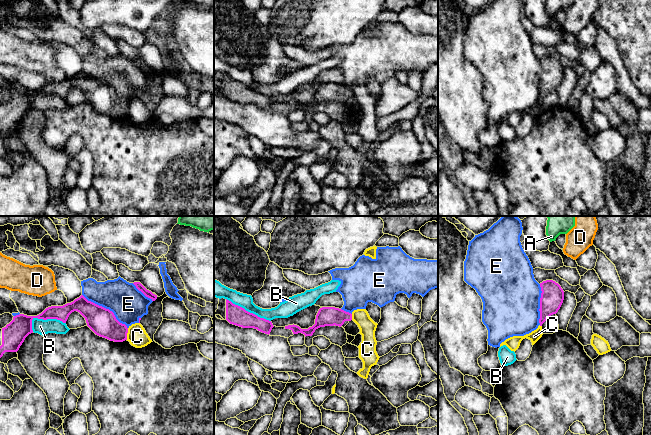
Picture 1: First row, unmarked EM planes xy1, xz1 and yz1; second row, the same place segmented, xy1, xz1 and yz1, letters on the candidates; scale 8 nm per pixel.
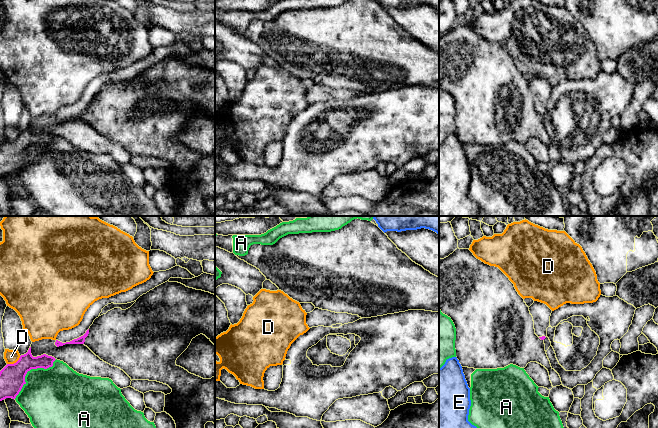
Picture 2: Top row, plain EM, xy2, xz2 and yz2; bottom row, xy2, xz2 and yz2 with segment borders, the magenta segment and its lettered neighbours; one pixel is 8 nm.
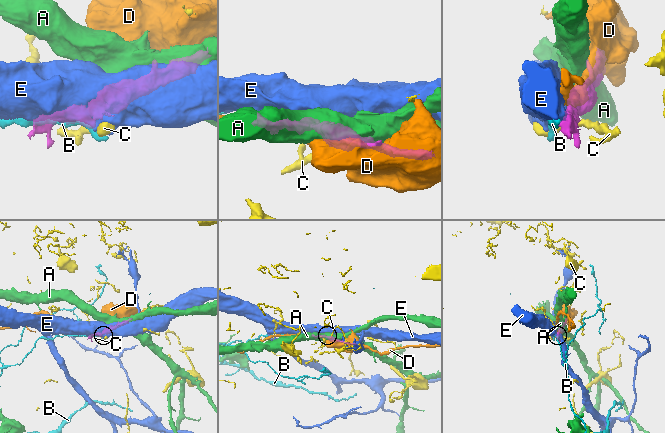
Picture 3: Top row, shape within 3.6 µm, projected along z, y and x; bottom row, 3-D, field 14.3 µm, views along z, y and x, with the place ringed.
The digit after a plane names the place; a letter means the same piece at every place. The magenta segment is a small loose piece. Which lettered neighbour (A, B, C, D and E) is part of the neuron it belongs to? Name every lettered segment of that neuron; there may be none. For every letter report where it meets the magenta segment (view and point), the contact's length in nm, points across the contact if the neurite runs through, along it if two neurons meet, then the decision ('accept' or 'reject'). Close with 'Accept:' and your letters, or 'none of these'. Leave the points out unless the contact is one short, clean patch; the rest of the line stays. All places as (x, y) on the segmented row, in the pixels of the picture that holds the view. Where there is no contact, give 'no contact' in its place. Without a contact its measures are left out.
A: xy2 (29, 370) | 460 nm | reject
B: xy1 (44, 319) | 280 nm | reject
C: xy1 (126, 334) | 100 nm | along xy1 (128, 328), (126, 339) | reject
D: xy2 (14, 363) | 130 nm | reject
E: xy1 (105, 308) | 460 nm | reject
Accept: none of these

